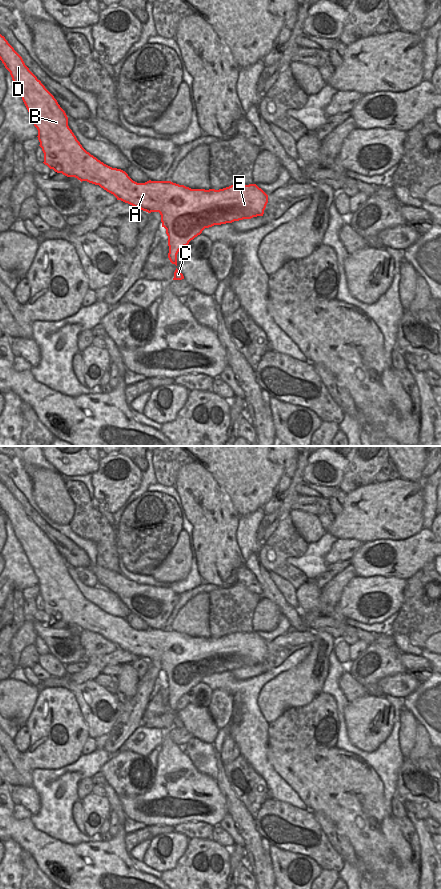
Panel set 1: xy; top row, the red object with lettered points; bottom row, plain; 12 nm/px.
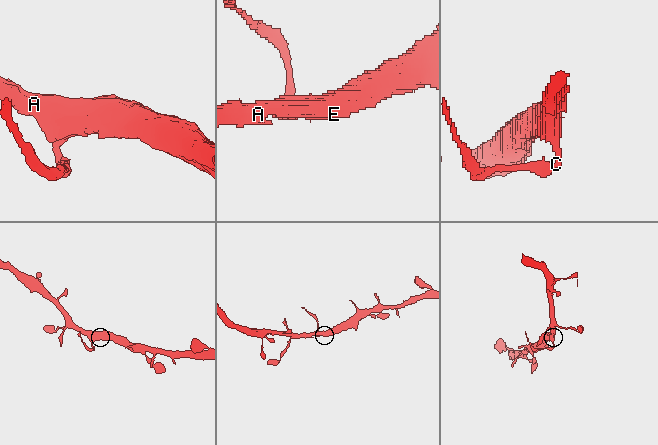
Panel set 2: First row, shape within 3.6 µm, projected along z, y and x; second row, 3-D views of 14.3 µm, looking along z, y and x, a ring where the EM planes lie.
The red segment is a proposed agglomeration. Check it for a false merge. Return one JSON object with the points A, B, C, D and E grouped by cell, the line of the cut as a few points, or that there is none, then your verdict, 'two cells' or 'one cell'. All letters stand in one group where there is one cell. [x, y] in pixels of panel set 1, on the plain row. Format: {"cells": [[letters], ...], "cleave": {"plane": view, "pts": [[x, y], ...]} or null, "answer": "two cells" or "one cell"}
{"cells": [["A", "B", "D", "E"], ["C"]], "cleave": {"plane": "xy", "pts": [[176, 703], [170, 708]]}, "answer": "two cells"}

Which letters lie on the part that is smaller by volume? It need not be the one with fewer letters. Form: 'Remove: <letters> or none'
Remove: C

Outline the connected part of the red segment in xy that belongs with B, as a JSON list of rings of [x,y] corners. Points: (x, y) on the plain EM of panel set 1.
[[[1,482],[0,508],[10,520],[14,534],[21,543],[29,564],[38,578],[39,594],[44,601],[43,611],[67,625],[75,625],[81,630],[87,629],[99,633],[113,642],[117,648],[128,651],[138,658],[141,657],[148,661],[159,660],[162,675],[166,677],[168,684],[169,708],[177,704],[179,698],[187,694],[205,676],[263,664],[268,651],[268,643],[256,632],[237,632],[219,638],[205,638],[191,637],[171,629],[149,628],[145,631],[137,631],[125,619],[104,612],[82,595],[68,574],[65,559]]]

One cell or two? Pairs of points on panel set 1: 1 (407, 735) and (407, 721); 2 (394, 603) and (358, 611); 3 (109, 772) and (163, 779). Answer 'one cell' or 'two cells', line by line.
1: one cell
2: one cell
3: two cells

